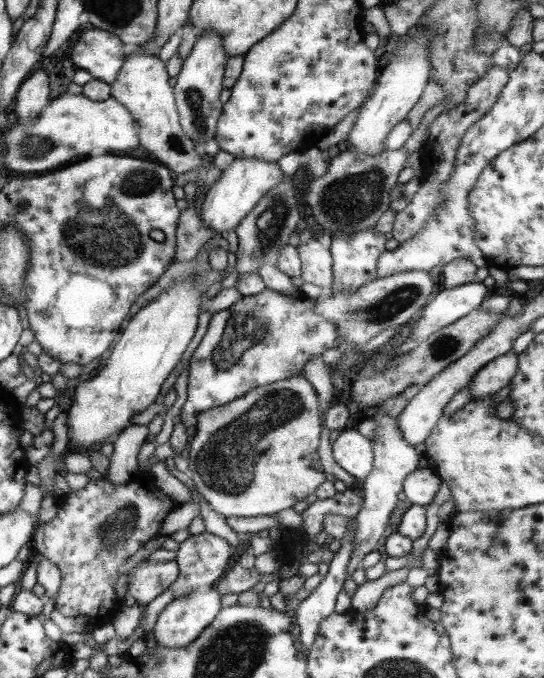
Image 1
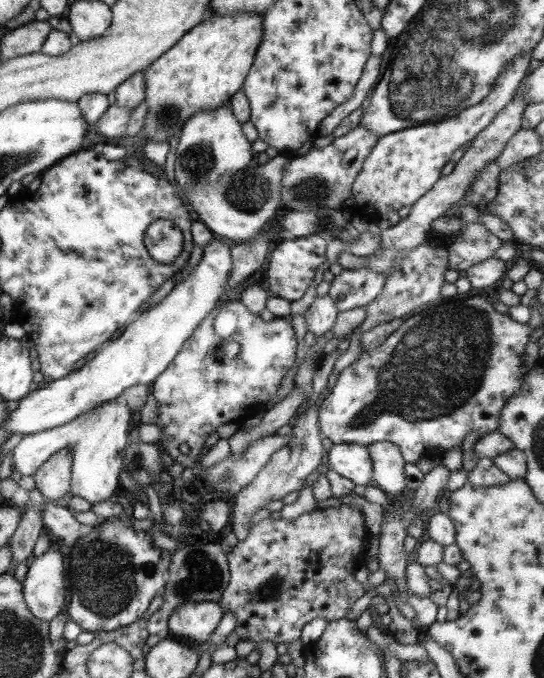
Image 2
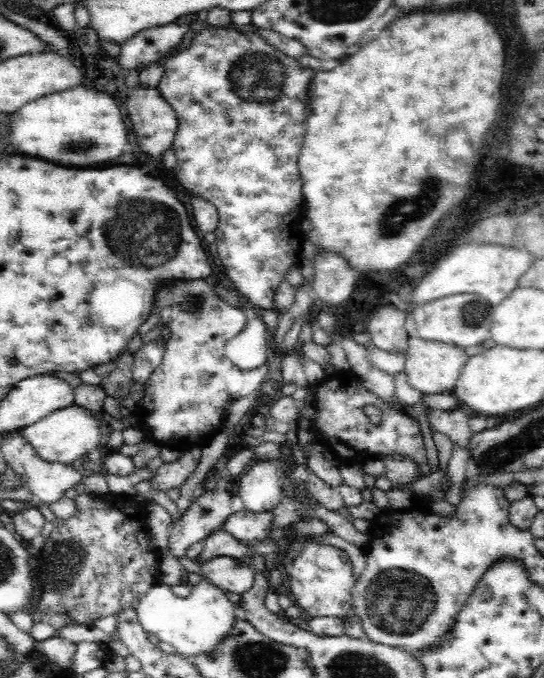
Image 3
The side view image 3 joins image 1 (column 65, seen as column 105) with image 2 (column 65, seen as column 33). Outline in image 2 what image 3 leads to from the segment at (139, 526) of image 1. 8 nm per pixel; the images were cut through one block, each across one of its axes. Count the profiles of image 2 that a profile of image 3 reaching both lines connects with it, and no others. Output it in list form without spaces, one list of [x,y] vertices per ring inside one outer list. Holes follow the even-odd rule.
[[[126,513],[111,516],[101,524],[93,526],[69,544],[69,547],[69,566],[65,568],[65,588],[69,590],[69,605],[66,611],[68,620],[76,622],[85,632],[109,632],[130,625],[135,619],[143,617],[142,614],[149,606],[151,598],[164,585],[165,572],[171,563],[170,552],[155,547],[147,531],[135,530],[133,516]]]

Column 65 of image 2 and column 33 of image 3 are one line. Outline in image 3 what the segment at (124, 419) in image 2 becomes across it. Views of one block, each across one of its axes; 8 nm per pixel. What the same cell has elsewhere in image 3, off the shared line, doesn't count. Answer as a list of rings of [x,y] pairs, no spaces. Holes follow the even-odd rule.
[[[70,404],[62,410],[46,414],[46,417],[33,422],[30,426],[25,426],[22,434],[26,437],[26,442],[34,447],[38,458],[42,458],[45,463],[70,465],[78,458],[84,458],[86,454],[99,450],[104,413],[104,410],[93,413],[78,404]]]

